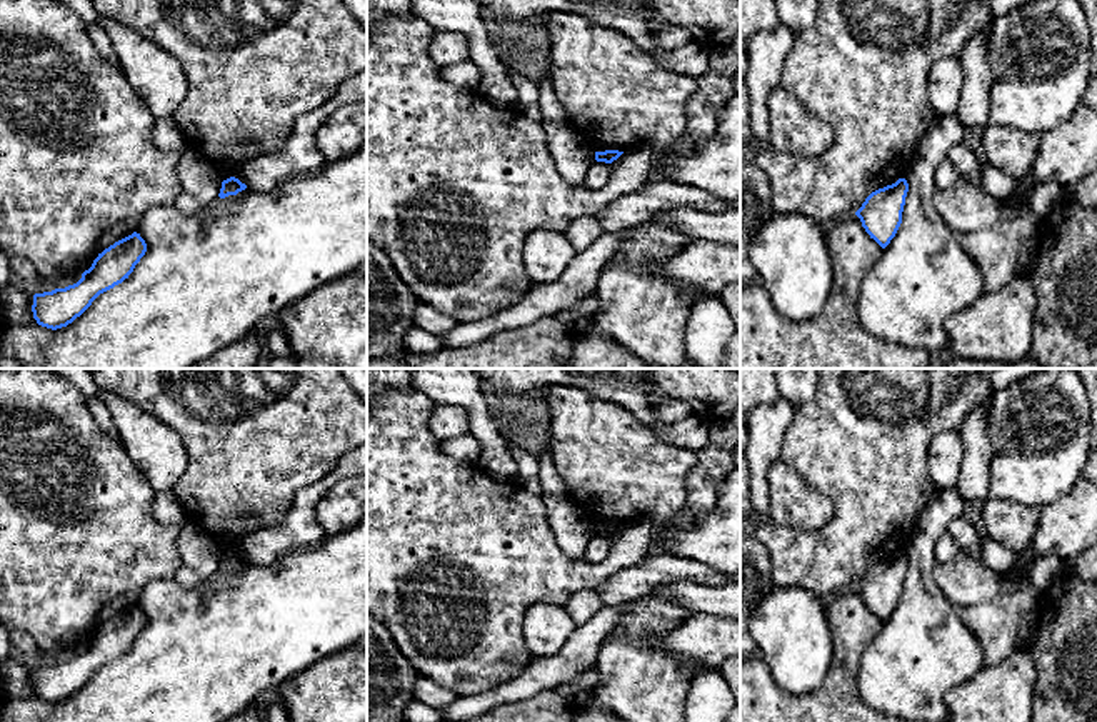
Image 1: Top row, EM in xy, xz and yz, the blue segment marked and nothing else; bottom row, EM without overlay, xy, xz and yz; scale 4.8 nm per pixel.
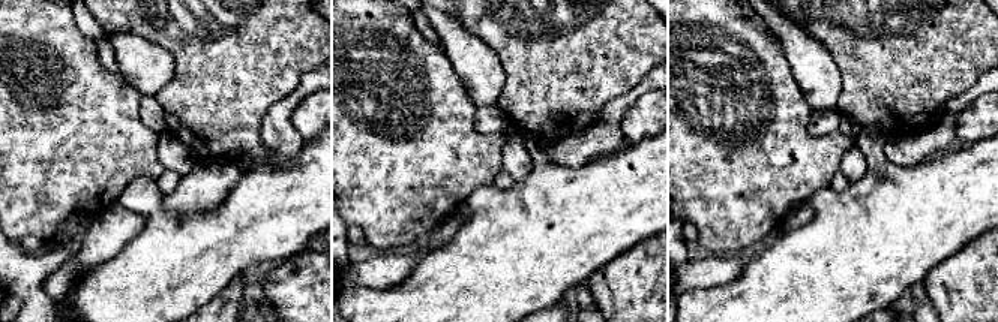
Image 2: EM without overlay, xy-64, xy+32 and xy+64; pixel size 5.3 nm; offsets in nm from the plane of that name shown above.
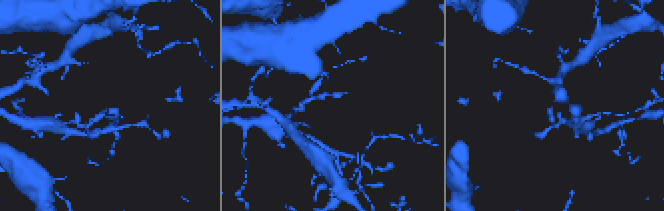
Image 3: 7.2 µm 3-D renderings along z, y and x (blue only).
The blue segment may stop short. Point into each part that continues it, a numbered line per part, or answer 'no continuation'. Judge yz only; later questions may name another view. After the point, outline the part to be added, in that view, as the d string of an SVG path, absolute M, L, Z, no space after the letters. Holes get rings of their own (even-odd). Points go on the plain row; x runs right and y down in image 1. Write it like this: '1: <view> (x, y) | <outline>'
no continuation

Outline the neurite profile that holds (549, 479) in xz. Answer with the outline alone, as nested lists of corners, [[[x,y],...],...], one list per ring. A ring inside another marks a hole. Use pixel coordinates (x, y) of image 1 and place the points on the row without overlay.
[[[552,430],[543,445],[545,447],[542,454],[537,459],[538,460],[538,484],[542,489],[542,495],[555,495],[555,497],[569,499],[565,484],[560,479],[555,469],[554,459],[552,459],[552,445],[554,445]]]

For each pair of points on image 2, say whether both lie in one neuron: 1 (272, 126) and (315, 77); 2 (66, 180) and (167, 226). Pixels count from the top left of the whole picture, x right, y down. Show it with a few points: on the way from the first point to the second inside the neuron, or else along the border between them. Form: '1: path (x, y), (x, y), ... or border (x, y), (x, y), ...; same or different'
1: path (279, 114), (303, 89); same
2: border (138, 175), (128, 184), (116, 202); different

